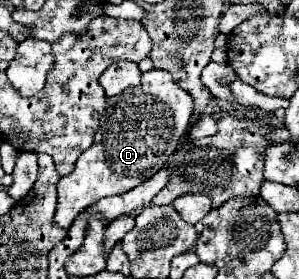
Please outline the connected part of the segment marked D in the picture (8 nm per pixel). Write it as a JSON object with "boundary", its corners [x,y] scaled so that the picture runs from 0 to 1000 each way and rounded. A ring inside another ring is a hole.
{"boundary":[[[498,251],[478,265],[478,287],[465,308],[445,308],[405,330],[398,344],[358,351],[358,387],[338,409],[338,452],[318,473],[318,502],[304,530],[291,530],[264,559],[251,609],[191,652],[197,724],[191,724],[191,753],[177,781],[184,810],[231,824],[258,767],[271,767],[311,724],[358,703],[385,703],[385,695],[418,695],[445,681],[452,667],[465,667],[472,652],[485,652],[492,638],[505,638],[512,624],[525,624],[559,588],[565,559],[592,538],[639,437],[639,416],[645,416],[645,351],[579,287],[579,272],[559,251]]]}

